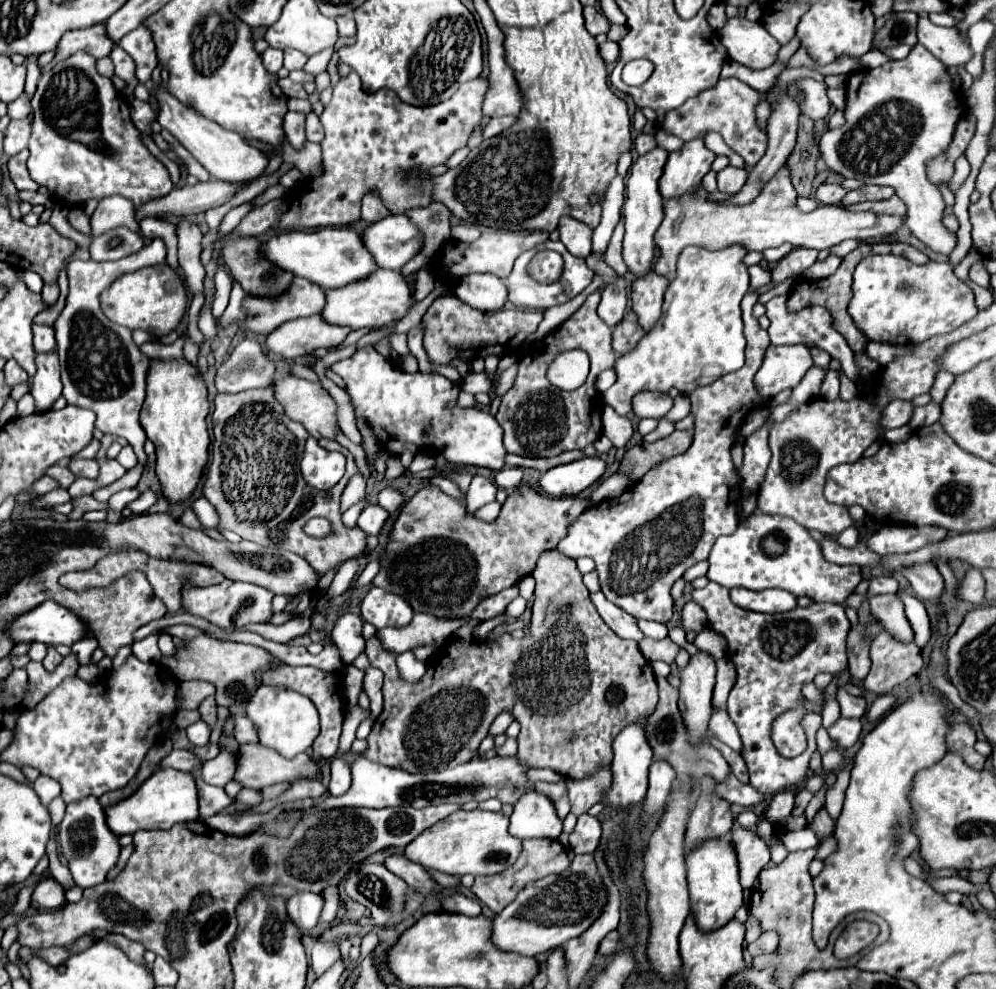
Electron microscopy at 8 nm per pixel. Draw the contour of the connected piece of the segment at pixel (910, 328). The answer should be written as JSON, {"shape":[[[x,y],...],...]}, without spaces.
{"shape":[[[869,255],[853,273],[849,315],[871,341],[891,345],[921,343],[963,325],[977,313],[973,291],[955,277],[951,265],[929,261],[915,265],[899,255]]]}

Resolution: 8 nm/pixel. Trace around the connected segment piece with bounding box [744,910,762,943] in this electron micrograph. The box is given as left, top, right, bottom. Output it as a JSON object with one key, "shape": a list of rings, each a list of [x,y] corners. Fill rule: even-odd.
{"shape":[[[748,910],[748,918],[745,922],[745,927],[746,927],[746,932],[744,940],[747,943],[751,943],[757,940],[762,934],[758,920],[750,914],[749,910]]]}

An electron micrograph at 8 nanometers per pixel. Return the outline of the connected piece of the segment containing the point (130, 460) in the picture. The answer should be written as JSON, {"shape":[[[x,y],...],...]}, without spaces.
{"shape":[[[125,445],[117,457],[117,461],[125,467],[125,469],[133,469],[137,465],[137,457],[133,453],[133,447],[131,445]]]}

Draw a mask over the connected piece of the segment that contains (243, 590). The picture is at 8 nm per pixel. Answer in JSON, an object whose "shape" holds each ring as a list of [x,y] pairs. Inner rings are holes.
{"shape":[[[225,579],[223,583],[213,585],[213,587],[185,585],[185,589],[181,593],[183,593],[181,603],[183,603],[185,613],[203,617],[209,623],[213,623],[213,625],[217,625],[221,629],[227,629],[229,633],[233,629],[241,629],[241,627],[245,627],[249,623],[267,623],[273,617],[273,607],[271,607],[273,593],[263,589],[263,587],[257,587],[253,583],[227,581]]]}

